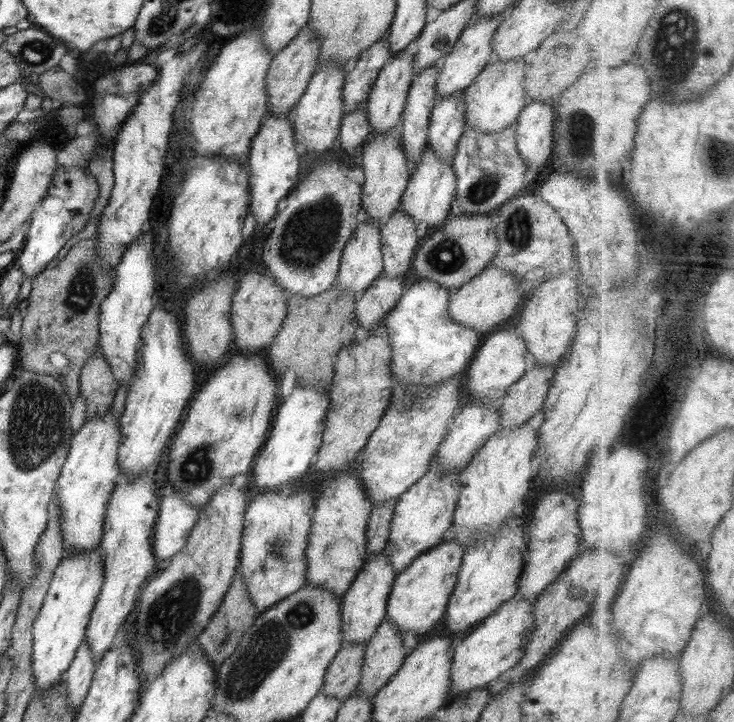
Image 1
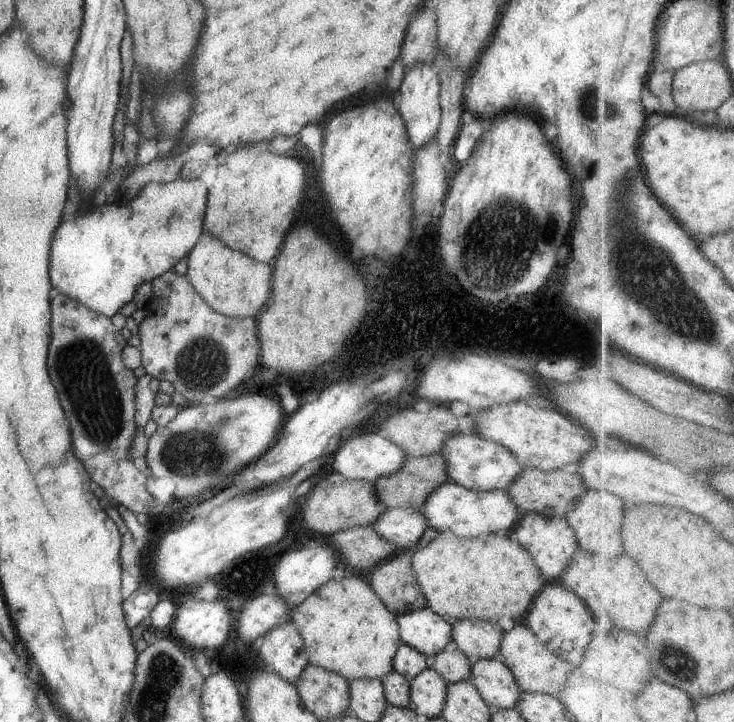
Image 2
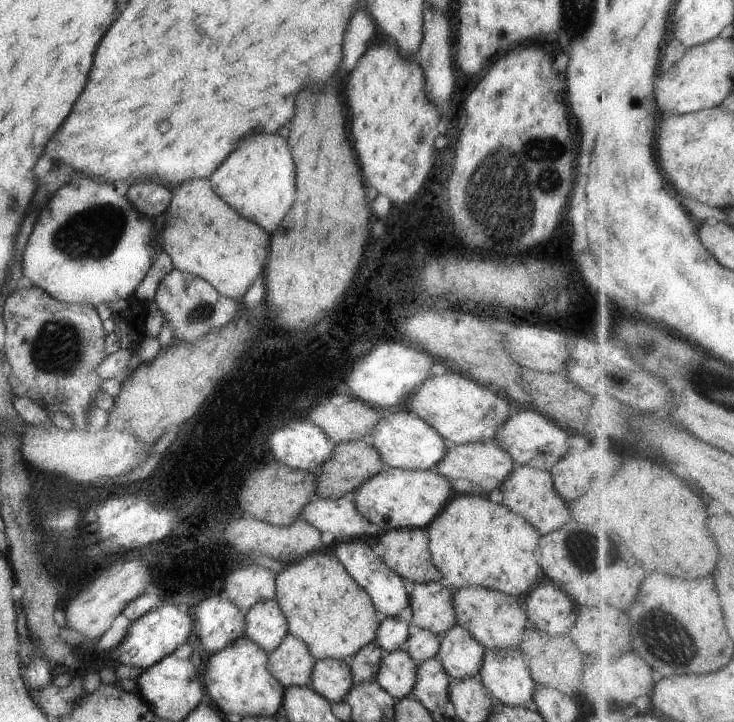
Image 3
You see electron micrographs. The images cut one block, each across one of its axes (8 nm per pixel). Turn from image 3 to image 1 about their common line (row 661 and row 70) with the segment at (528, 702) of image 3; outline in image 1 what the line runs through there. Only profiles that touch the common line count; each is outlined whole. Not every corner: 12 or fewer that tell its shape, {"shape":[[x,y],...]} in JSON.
{"shape":[[524,59],[495,60],[464,90],[465,122],[502,132],[528,104]]}

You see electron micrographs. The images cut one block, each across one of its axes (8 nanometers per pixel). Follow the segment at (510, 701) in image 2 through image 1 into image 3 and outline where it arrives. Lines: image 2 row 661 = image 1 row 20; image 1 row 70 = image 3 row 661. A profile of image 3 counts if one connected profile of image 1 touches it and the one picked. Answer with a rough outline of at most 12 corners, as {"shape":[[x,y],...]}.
{"shape":[[458,624],[435,659],[452,680],[478,676],[485,648]]}

